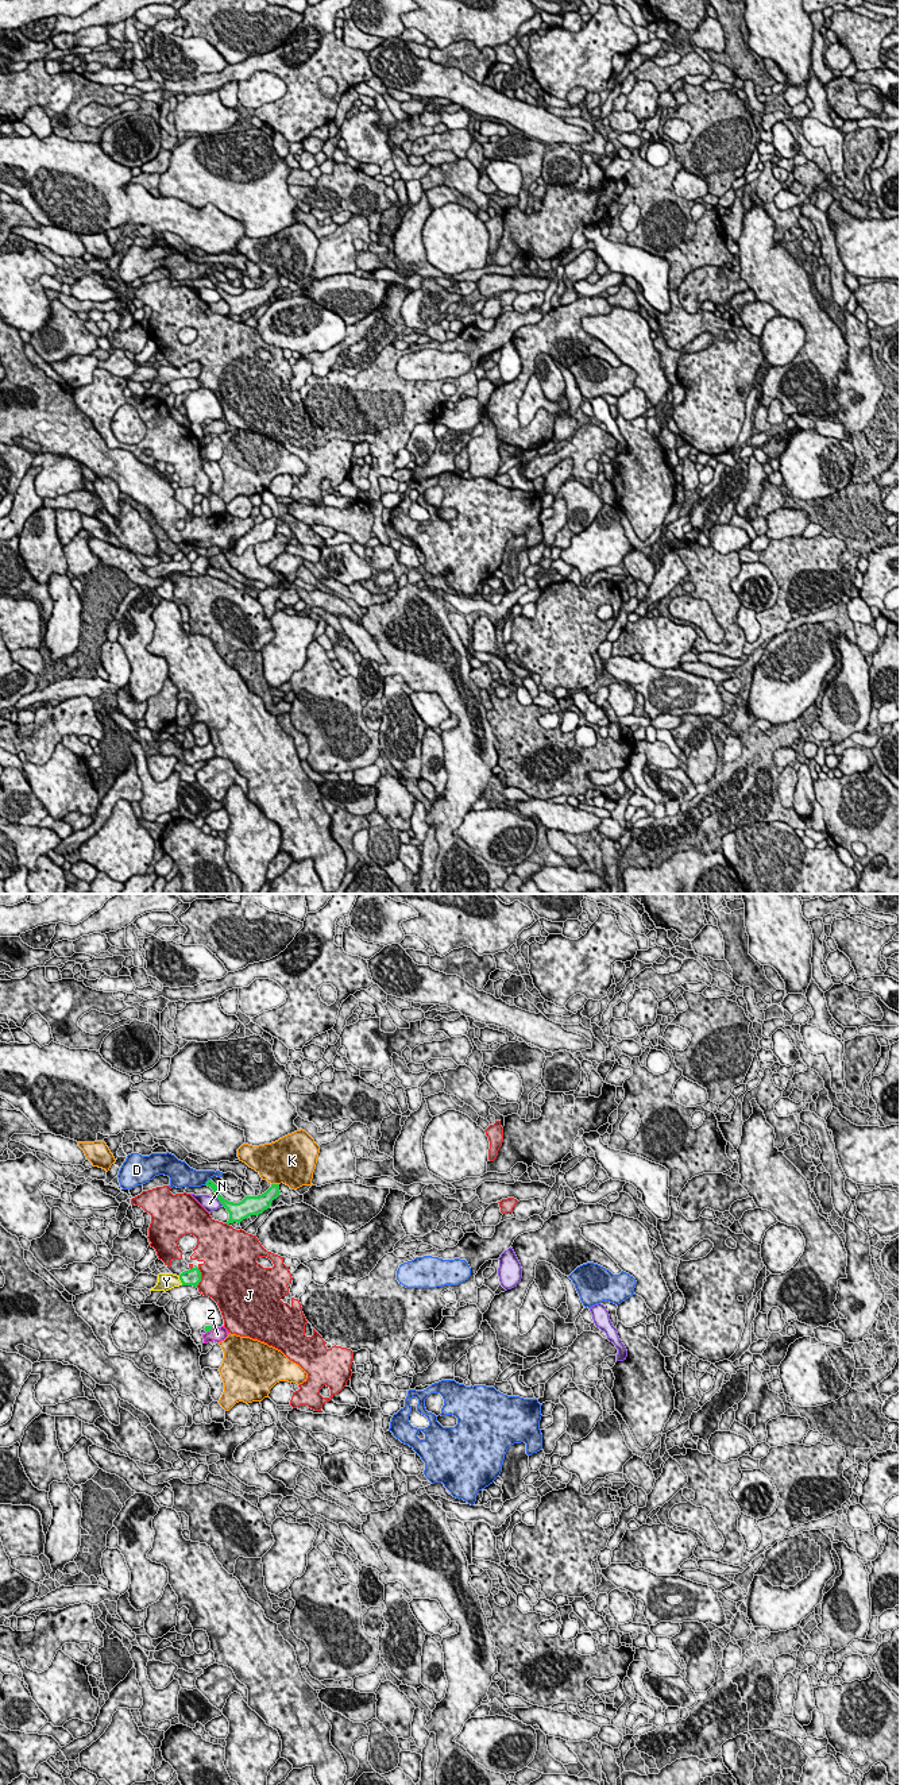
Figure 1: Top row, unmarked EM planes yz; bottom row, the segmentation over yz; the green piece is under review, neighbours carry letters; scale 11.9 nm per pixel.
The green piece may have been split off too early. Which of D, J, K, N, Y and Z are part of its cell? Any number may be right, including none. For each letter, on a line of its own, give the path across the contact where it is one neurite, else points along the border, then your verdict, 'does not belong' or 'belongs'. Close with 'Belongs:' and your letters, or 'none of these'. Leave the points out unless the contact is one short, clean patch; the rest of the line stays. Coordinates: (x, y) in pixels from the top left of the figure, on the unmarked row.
D: border yz (209, 272), (204, 277); does not belong
J: does not belong
K: does not belong
N: border yz (215, 289), (223, 297); does not belong
Y: way yz (193, 369), (180, 371), (166, 374); belongs
Z: border yz (213, 420), (207, 425); does not belong
Belongs: Y

